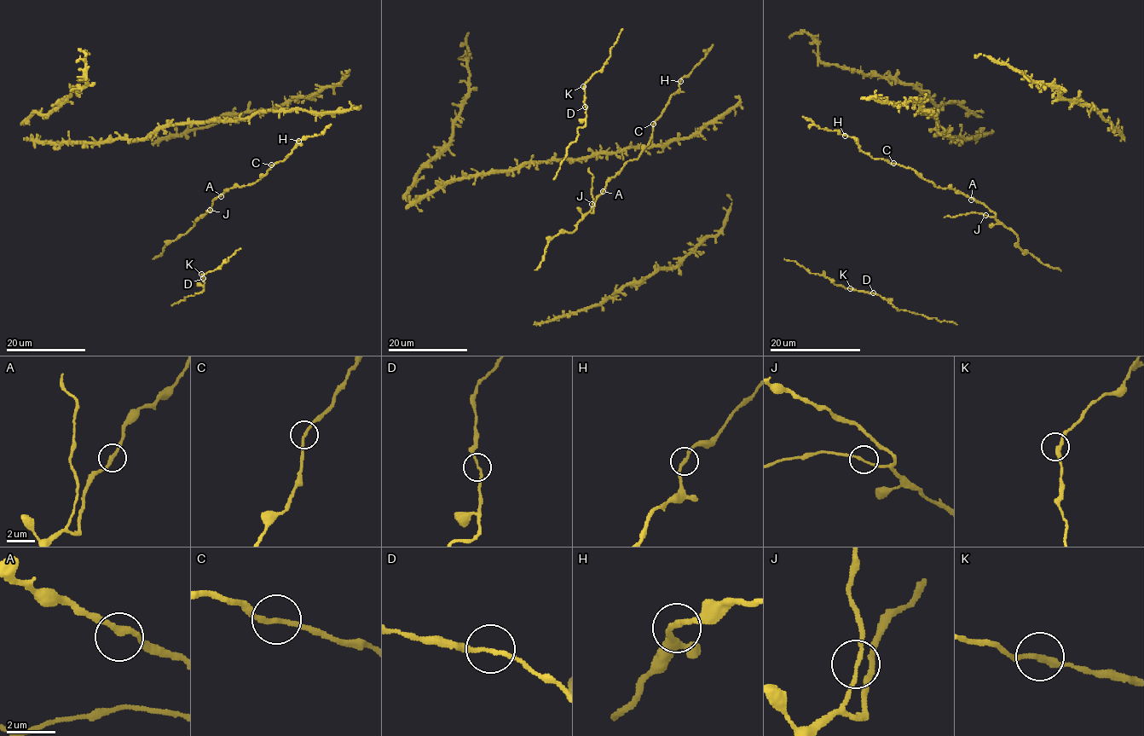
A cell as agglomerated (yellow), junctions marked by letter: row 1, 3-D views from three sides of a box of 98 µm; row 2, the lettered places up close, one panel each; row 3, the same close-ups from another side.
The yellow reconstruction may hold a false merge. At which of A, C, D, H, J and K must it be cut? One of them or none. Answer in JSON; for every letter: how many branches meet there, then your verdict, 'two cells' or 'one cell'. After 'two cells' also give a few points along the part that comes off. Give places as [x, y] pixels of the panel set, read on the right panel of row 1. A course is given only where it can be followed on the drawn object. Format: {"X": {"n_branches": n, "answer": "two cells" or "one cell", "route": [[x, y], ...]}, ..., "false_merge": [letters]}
{"A": {"n_branches": 2, "answer": "one cell"}, "C": {"n_branches": 2, "answer": "one cell"}, "D": {"n_branches": 2, "answer": "one cell"}, "H": {"n_branches": 2, "answer": "one cell"}, "J": {"n_branches": 2, "answer": "one cell"}, "K": {"n_branches": 2, "answer": "one cell"}, "false_merge": []}

